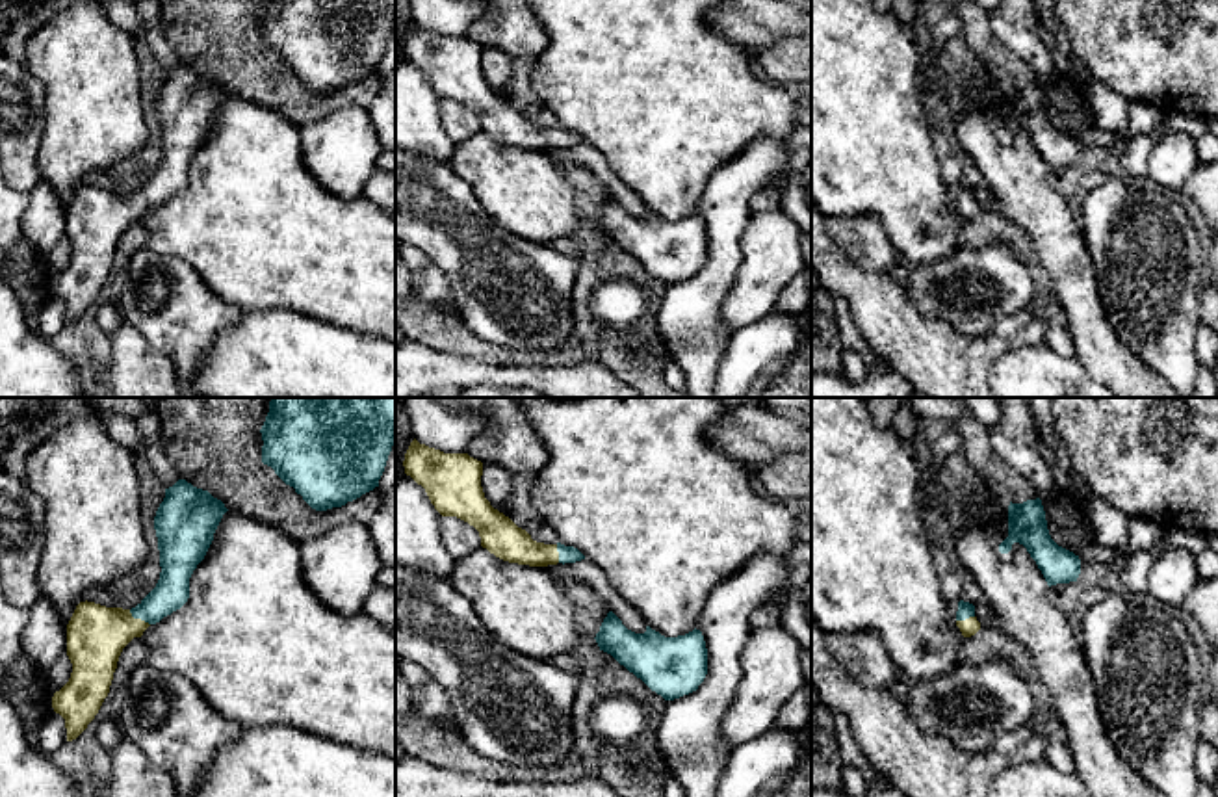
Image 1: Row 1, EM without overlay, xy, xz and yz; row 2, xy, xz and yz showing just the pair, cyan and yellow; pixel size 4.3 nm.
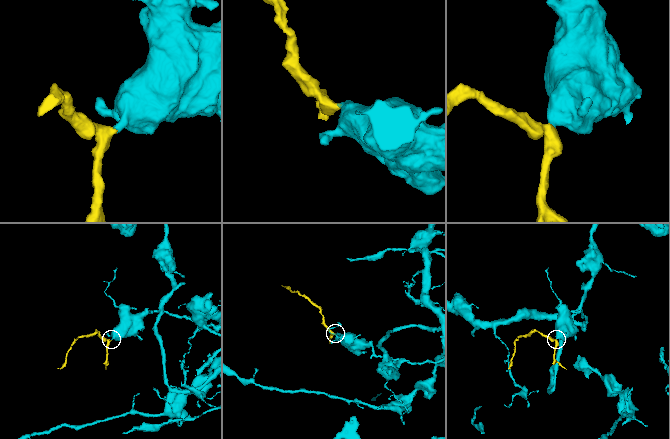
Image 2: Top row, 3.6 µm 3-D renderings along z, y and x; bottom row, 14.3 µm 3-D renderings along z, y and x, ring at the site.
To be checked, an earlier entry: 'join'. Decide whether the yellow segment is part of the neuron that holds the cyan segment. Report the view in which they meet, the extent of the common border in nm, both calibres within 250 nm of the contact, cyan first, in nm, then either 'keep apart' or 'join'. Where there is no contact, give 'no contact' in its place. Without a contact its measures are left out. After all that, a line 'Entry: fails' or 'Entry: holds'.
meets cyan in xy; contact 120 nm long; 150 nm thick on the cyan side, 260 nm on the other; join
Entry: holds

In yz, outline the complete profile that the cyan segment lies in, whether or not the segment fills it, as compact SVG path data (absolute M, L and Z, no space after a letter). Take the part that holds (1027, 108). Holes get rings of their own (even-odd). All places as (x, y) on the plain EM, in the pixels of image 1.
M1040 82L1023 87L1010 85L1008 121L999 128L999 136L1008 137L1014 126L1027 132L1049 171L1077 165L1081 143L1051 123Z

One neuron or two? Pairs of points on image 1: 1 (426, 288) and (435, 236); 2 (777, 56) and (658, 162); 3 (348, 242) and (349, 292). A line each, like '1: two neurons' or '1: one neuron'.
1: two neurons
2: two neurons
3: one neuron

